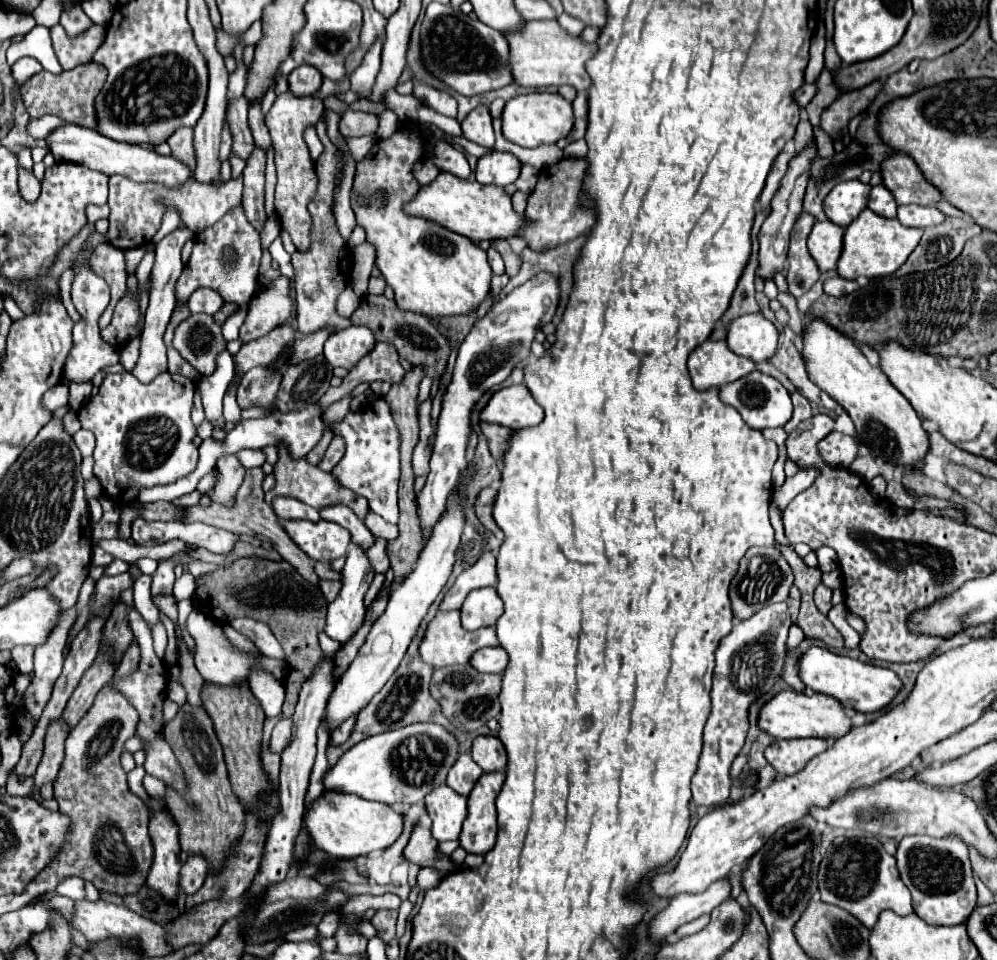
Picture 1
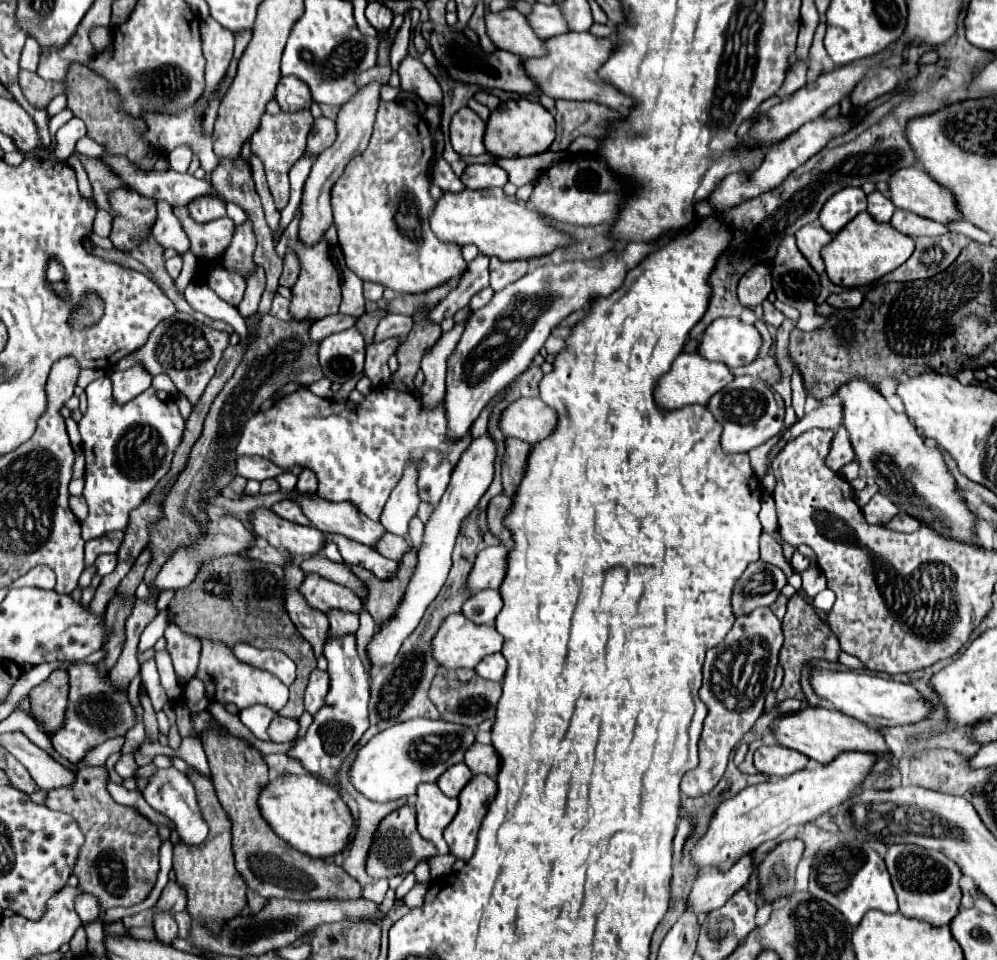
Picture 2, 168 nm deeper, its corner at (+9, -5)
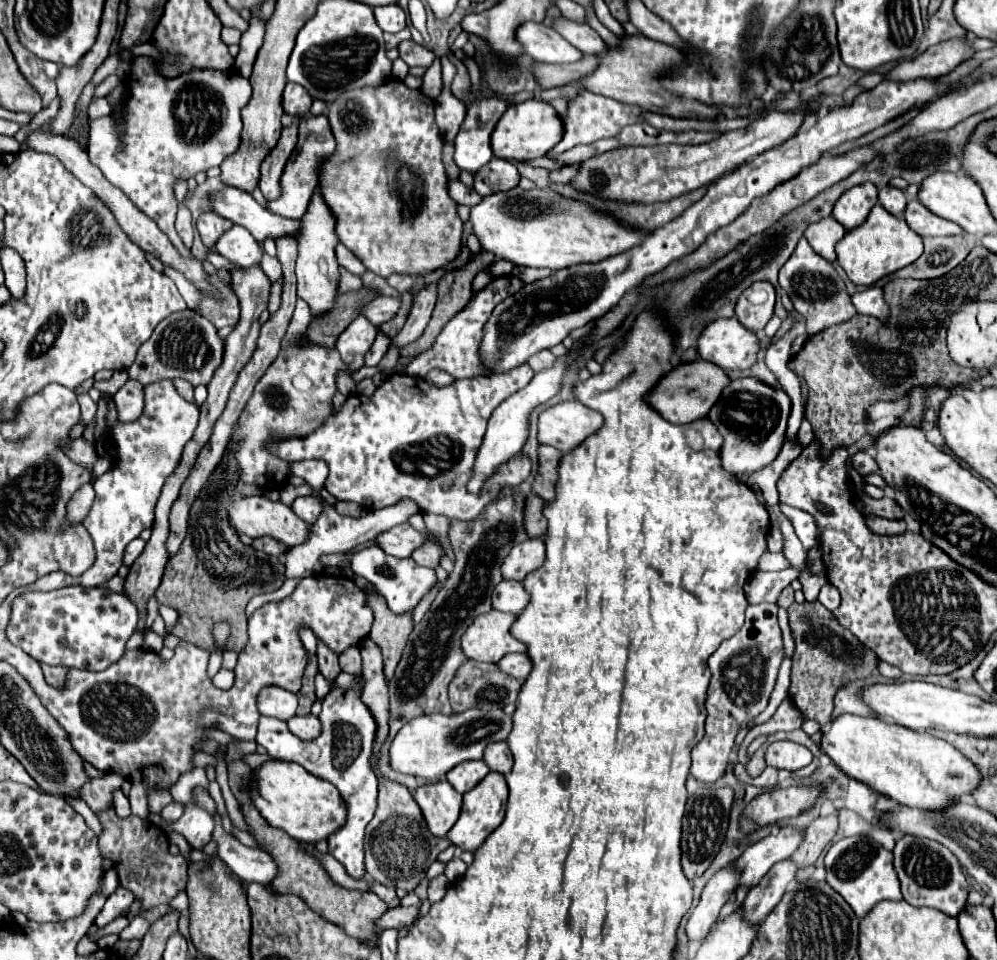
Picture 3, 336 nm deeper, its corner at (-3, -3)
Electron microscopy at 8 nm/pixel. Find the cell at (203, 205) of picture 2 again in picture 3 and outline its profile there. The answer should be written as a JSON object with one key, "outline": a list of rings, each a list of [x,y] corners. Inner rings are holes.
{"outline":[[[203,213],[199,219],[197,219],[197,231],[201,235],[201,241],[207,249],[213,249],[217,239],[229,229],[233,227],[233,223],[229,223],[227,219],[219,217],[217,213]]]}

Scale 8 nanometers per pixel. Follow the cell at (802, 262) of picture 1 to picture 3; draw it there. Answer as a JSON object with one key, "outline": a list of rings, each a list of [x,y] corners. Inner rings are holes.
{"outline":[[[805,237],[799,239],[793,255],[779,271],[779,287],[789,295],[789,299],[795,305],[795,311],[801,313],[807,319],[807,331],[809,335],[815,335],[823,329],[829,329],[831,325],[843,323],[855,315],[855,307],[851,303],[851,297],[845,289],[843,279],[835,271],[835,267],[817,255]]]}

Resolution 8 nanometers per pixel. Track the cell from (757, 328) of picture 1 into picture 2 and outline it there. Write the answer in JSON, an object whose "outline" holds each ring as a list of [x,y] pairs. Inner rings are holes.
{"outline":[[[727,317],[717,319],[709,329],[705,329],[699,353],[707,361],[721,361],[735,369],[749,365],[757,359],[761,347],[761,335],[755,325],[747,325],[741,319]]]}

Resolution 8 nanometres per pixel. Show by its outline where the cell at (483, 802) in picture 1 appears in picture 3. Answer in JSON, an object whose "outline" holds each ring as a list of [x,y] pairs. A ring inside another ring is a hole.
{"outline":[[[489,773],[485,779],[481,779],[481,783],[477,783],[477,787],[473,787],[471,791],[467,791],[463,795],[463,809],[461,815],[457,819],[457,823],[453,825],[453,829],[447,833],[447,839],[457,845],[463,851],[475,851],[489,833],[493,833],[503,817],[505,817],[505,805],[507,805],[507,783],[505,777],[501,773]]]}

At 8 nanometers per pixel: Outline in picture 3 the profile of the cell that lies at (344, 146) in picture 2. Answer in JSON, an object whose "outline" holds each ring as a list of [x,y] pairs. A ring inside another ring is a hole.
{"outline":[[[319,191],[313,195],[307,213],[301,219],[301,237],[299,237],[299,257],[297,257],[297,297],[303,299],[309,309],[311,309],[311,317],[321,317],[329,311],[333,311],[335,307],[335,299],[337,299],[337,287],[339,287],[339,263],[335,257],[335,247],[337,247],[339,239],[335,233],[335,217],[329,211],[329,207],[325,205],[323,197],[319,195]]]}

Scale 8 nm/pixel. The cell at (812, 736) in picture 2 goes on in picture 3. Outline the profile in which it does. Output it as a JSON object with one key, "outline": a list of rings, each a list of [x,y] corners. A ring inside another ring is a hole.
{"outline":[[[841,715],[821,737],[821,751],[851,779],[869,785],[901,805],[923,811],[945,811],[961,795],[971,795],[981,783],[981,771],[953,745],[931,733],[917,733],[903,725],[887,725],[875,717]]]}

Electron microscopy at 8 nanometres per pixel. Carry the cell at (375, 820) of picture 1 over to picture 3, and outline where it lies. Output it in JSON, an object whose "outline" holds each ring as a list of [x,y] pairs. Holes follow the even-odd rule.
{"outline":[[[269,759],[253,771],[253,789],[251,801],[271,827],[283,829],[287,835],[299,841],[315,843],[327,839],[345,823],[345,803],[341,801],[339,791],[311,773],[307,773],[299,763],[275,761]]]}

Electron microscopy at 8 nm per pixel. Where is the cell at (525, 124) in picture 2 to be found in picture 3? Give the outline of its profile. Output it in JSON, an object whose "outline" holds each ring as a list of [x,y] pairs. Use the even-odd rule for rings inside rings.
{"outline":[[[539,99],[523,101],[517,105],[511,105],[499,119],[497,127],[491,133],[491,149],[493,155],[499,159],[509,161],[529,161],[543,157],[549,149],[553,149],[563,137],[563,121],[553,111],[549,103],[543,103]]]}

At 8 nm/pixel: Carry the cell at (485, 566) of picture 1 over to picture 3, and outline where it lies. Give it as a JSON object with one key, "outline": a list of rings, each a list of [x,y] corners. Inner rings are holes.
{"outline":[[[527,539],[513,547],[513,551],[503,561],[501,573],[505,579],[523,581],[531,571],[545,563],[545,543],[543,539]]]}

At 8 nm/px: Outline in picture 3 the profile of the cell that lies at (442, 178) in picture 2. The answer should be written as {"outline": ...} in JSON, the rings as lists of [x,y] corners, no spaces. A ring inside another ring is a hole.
{"outline":[[[457,179],[457,181],[449,181],[449,195],[451,195],[459,205],[475,207],[477,203],[481,203],[481,195],[479,195],[475,189],[465,187],[459,179]]]}

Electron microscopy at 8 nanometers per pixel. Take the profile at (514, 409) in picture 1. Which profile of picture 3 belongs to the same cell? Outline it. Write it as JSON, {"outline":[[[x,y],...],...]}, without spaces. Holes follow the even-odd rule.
{"outline":[[[579,401],[559,403],[539,417],[539,443],[551,445],[561,453],[579,447],[585,437],[601,429],[601,413],[585,407]]]}

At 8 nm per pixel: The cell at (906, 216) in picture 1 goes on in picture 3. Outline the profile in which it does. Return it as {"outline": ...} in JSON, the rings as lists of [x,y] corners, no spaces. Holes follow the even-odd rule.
{"outline":[[[909,201],[903,213],[907,225],[921,237],[939,237],[939,235],[959,235],[963,233],[963,229],[943,217],[937,217],[935,213],[931,213],[923,203]]]}

